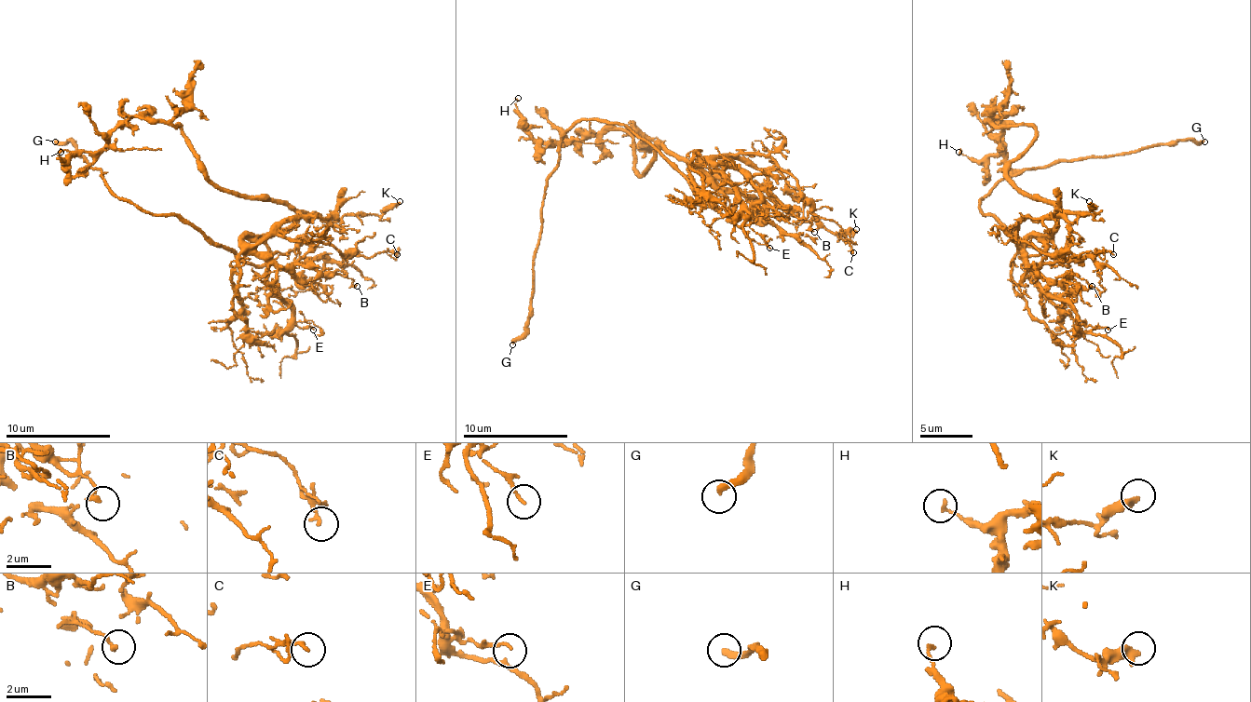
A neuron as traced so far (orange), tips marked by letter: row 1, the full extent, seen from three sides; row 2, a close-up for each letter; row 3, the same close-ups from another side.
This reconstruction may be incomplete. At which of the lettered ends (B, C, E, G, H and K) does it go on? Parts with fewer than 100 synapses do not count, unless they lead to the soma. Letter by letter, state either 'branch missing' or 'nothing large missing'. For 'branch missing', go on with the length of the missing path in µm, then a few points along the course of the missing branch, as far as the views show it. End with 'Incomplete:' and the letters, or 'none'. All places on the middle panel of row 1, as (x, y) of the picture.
B: nothing large missing
C: nothing large missing
E: nothing large missing
G: branch missing | 3 µm | (512, 344), (520, 352), (520, 360)
H: nothing large missing
K: nothing large missing
Incomplete: G

